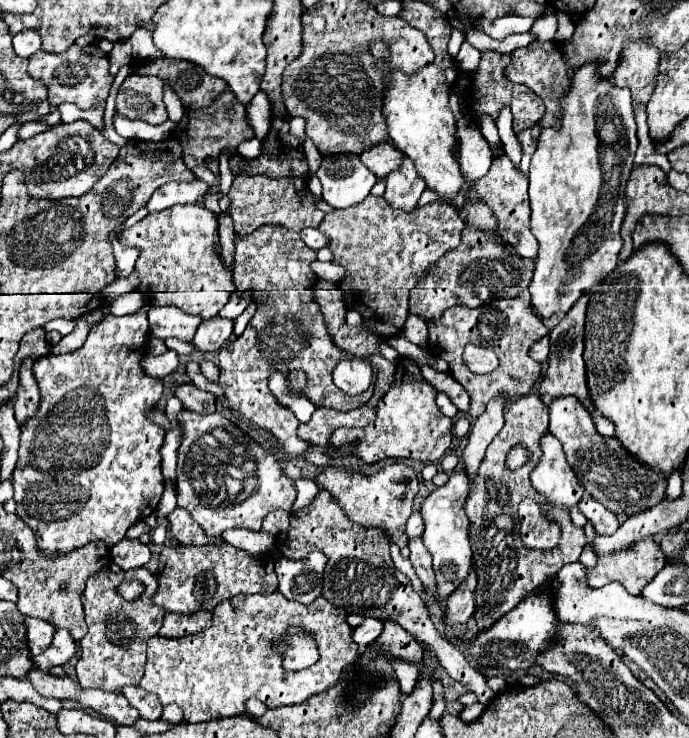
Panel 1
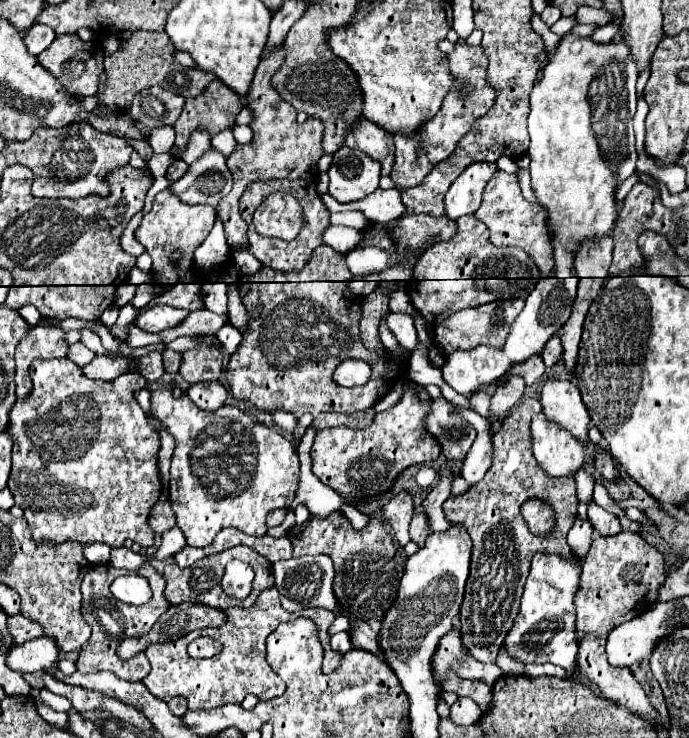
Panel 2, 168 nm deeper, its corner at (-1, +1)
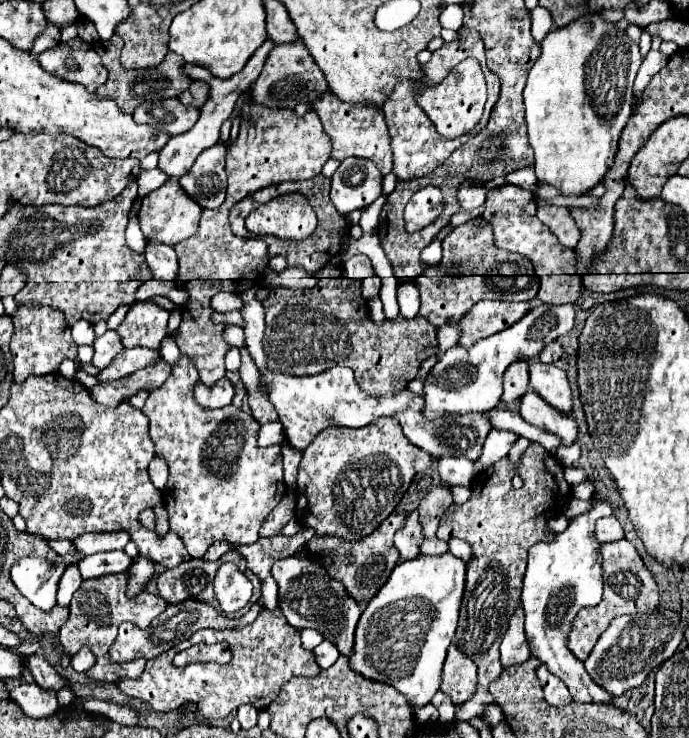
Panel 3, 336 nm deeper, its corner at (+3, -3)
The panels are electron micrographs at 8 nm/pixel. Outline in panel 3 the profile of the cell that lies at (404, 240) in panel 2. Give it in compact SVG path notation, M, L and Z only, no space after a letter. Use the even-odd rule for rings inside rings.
M424 186L408 202L404 211L406 230L410 233L432 224L444 208L444 198L436 186Z

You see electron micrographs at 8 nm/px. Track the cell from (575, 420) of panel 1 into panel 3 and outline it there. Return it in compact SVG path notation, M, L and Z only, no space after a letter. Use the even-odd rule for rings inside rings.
M534 360L530 364L530 384L556 410L564 414L570 412L572 398L570 398L570 386L564 370L560 370L554 364L542 364Z

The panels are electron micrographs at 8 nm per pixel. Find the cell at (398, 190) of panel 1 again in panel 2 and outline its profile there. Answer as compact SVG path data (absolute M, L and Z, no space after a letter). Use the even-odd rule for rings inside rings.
M464 42L456 44L456 50L452 54L448 54L450 60L450 70L454 74L454 78L458 78L458 82L462 84L462 88L458 90L450 90L450 94L444 98L444 104L440 108L440 112L424 126L424 134L422 134L422 144L412 142L410 138L404 138L400 134L394 136L396 142L396 162L392 168L390 178L394 180L396 188L400 192L418 186L428 172L442 160L448 158L448 154L454 152L456 142L470 130L472 122L480 116L484 116L490 106L494 104L494 90L488 86L486 82L486 56L482 46L468 46Z

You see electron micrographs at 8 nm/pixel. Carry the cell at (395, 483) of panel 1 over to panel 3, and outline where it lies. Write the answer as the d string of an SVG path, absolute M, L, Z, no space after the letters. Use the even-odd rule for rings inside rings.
M418 512L408 514L408 522L404 526L404 530L396 532L396 548L400 552L402 560L412 560L420 556L420 546L424 542L424 534L420 530L420 520L418 520Z

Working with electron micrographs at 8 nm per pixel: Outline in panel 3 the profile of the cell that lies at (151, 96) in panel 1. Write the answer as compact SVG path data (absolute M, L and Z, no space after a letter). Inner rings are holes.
M178 98L158 100L158 102L142 102L136 112L134 120L138 124L154 126L160 132L166 132L170 136L184 134L188 128L192 128L200 118L200 110L194 106L184 106L178 102Z

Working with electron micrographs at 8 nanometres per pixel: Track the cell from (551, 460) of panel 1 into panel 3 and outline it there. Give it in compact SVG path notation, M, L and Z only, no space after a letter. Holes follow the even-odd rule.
M528 390L520 398L520 414L532 426L538 426L546 432L560 436L564 446L570 446L576 442L578 428L574 418L570 414L560 414L556 408L548 406L548 402L544 402L544 398L540 398L534 390Z

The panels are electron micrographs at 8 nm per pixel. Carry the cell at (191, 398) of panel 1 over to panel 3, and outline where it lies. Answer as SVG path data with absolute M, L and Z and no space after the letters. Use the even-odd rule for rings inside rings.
M222 378L212 386L198 382L194 388L194 398L204 408L224 408L234 398L234 386L228 378Z

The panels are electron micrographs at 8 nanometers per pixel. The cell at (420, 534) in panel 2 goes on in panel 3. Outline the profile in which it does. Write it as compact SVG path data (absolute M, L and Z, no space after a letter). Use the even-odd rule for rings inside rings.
M436 486L420 500L418 514L420 514L420 524L422 524L422 530L424 530L426 538L434 538L436 536L438 522L440 522L444 510L450 504L452 504L450 486Z

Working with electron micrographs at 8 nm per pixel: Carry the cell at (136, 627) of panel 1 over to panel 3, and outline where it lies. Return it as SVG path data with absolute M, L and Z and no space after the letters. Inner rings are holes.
M108 574L94 580L82 580L82 586L74 592L72 604L70 604L70 618L60 628L60 642L66 652L76 654L84 644L88 644L96 654L96 664L86 674L92 680L100 682L116 682L120 678L138 678L144 670L146 660L132 660L132 662L112 662L108 658L108 650L116 640L118 626L122 622L132 622L138 628L148 628L152 620L166 610L166 602L160 596L154 596L150 592L142 592L134 600L126 598L126 574Z

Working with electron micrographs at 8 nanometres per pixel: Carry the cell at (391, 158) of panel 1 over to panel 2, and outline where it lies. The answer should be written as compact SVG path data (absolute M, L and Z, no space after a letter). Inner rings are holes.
M360 118L356 126L350 130L346 146L358 148L364 154L372 156L372 160L382 164L382 176L388 176L394 164L394 140L392 134L376 126L374 122Z

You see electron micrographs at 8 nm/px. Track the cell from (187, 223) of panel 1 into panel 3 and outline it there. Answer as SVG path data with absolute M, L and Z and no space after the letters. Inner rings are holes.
M168 178L158 190L150 192L142 200L138 220L140 220L140 228L146 240L158 240L168 246L174 246L176 242L190 238L198 230L202 208L196 202L192 202L192 198L188 198L188 194L184 194L184 190L180 190L178 184L180 182L176 178Z

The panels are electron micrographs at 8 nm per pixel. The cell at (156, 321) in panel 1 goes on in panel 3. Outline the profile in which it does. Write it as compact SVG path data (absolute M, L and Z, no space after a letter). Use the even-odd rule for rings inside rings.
M150 300L136 302L128 310L126 318L116 328L116 332L118 332L124 348L142 346L142 348L158 350L160 340L166 334L168 316L170 314L164 308L160 308L158 304L154 304Z

